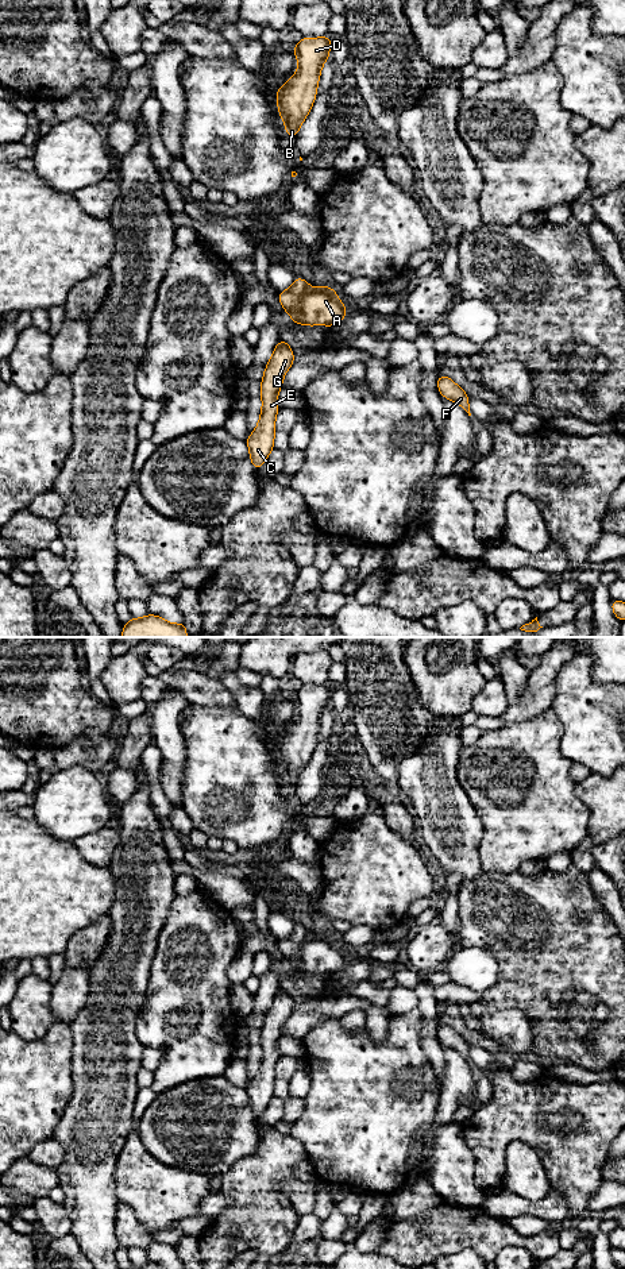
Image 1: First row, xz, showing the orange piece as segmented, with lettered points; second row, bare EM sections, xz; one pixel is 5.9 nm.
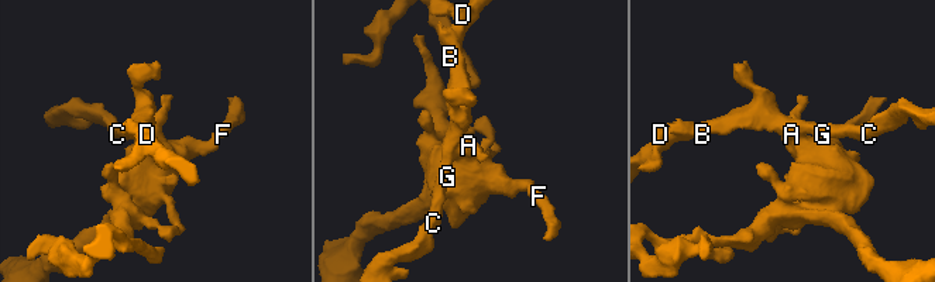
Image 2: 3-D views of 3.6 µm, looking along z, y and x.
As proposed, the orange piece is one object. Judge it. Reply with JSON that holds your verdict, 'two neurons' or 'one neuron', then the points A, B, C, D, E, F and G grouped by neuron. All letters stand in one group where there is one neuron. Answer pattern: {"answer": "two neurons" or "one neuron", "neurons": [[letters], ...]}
{"answer": "two neurons", "neurons": [["A", "F"], ["B", "C", "D", "E", "G"]]}

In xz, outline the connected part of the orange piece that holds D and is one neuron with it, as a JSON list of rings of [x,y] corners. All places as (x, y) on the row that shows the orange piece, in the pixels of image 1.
[[[304,36],[293,46],[298,72],[275,93],[279,117],[285,122],[286,135],[296,140],[298,130],[306,119],[317,94],[320,72],[329,58],[332,38]]]

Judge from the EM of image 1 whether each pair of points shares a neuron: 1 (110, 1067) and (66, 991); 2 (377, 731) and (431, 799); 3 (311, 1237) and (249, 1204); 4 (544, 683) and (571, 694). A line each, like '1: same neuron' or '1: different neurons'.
1: different neurons
2: different neurons
3: different neurons
4: different neurons

